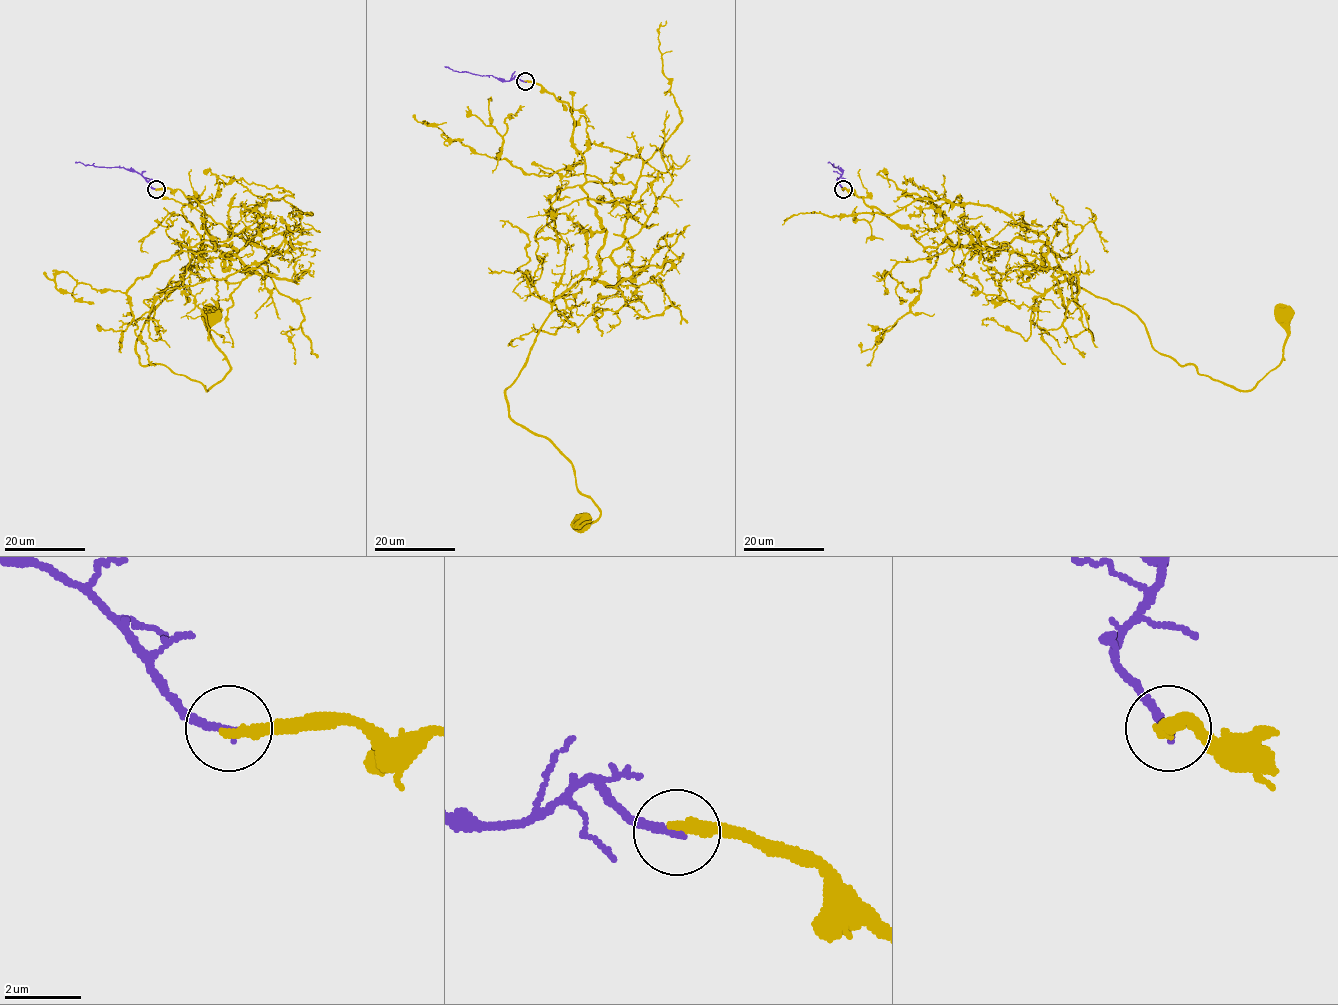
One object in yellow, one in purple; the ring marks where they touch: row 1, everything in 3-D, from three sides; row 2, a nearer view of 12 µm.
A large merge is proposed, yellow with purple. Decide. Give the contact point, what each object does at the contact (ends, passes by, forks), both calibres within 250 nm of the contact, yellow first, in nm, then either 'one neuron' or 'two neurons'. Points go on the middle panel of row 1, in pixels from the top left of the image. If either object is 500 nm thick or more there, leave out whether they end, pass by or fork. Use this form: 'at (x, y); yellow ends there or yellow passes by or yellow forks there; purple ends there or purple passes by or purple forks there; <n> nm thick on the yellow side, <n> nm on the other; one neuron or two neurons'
at (525, 81); yellow ends there; purple ends there; 280 nm thick on the yellow side, 220 nm on the other; two neurons

